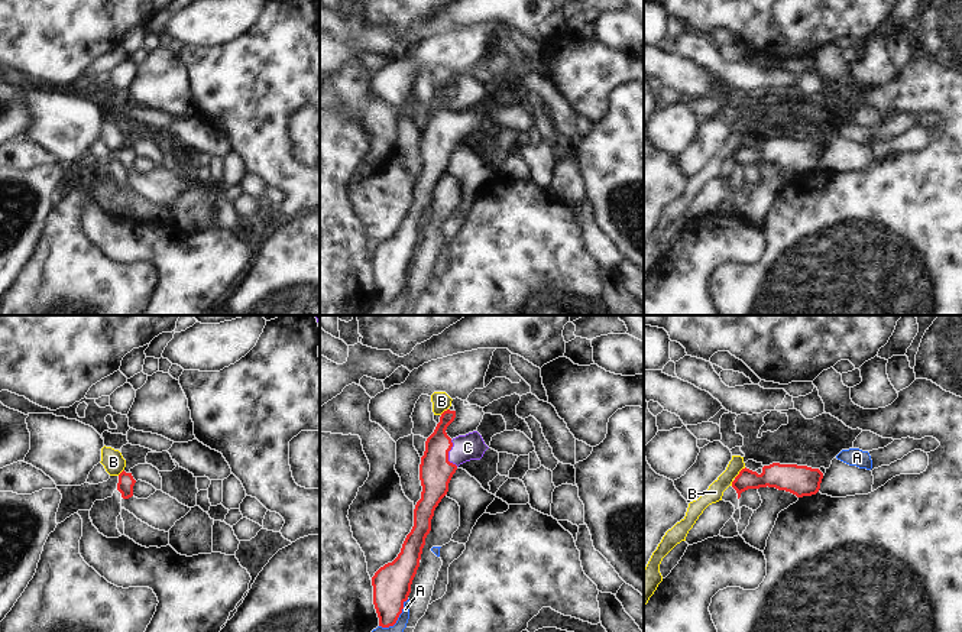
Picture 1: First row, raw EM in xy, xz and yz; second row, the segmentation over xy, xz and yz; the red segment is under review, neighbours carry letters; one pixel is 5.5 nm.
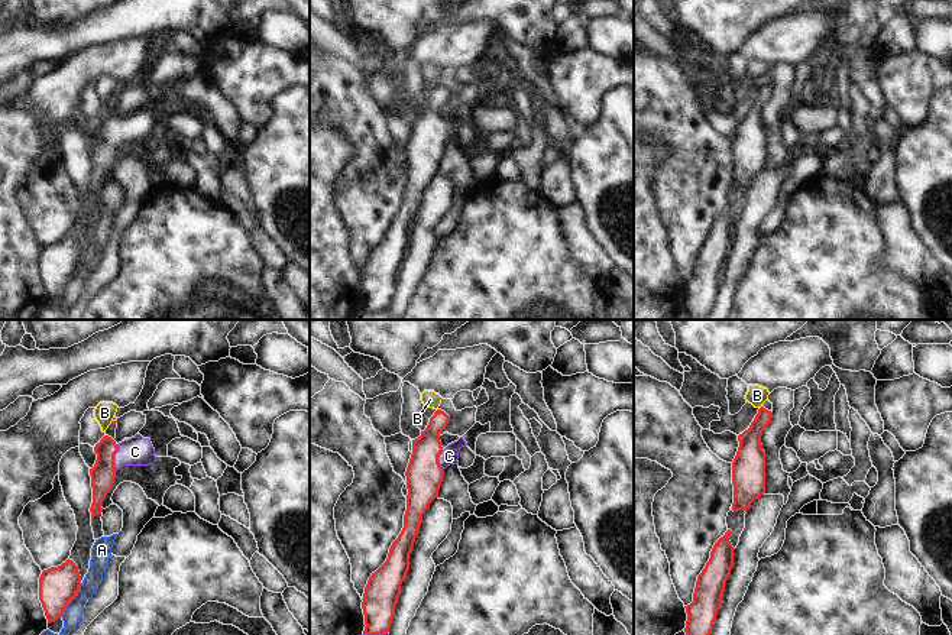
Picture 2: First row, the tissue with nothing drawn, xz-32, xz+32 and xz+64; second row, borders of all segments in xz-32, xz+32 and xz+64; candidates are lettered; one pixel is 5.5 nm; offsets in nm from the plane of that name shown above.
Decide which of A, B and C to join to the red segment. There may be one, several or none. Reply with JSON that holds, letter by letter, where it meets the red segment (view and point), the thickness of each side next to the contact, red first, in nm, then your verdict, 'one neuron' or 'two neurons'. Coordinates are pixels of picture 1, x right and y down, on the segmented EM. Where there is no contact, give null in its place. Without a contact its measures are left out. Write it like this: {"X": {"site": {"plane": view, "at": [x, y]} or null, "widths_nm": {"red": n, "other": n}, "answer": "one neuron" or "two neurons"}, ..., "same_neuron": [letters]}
{"A": {"site": {"plane": "xz", "at": [397, 619]}, "widths_nm": {"red": 220, "other": 60}, "answer": "two neurons"}, "B": {"site": {"plane": "yz", "at": [739, 472]}, "widths_nm": {"red": 140, "other": 90}, "answer": "two neurons"}, "C": {"site": {"plane": "xz", "at": [447, 454]}, "widths_nm": {"red": 190, "other": 150}, "answer": "one neuron"}, "same_neuron": ["C"]}

